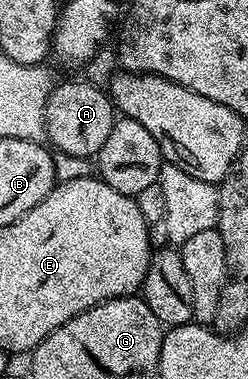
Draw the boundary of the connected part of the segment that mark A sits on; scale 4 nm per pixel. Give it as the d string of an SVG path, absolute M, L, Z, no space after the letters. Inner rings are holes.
M64 81L53 88L44 108L44 132L53 150L71 157L95 158L114 120L111 96L88 81ZM113 113L113 114L112 114Z

